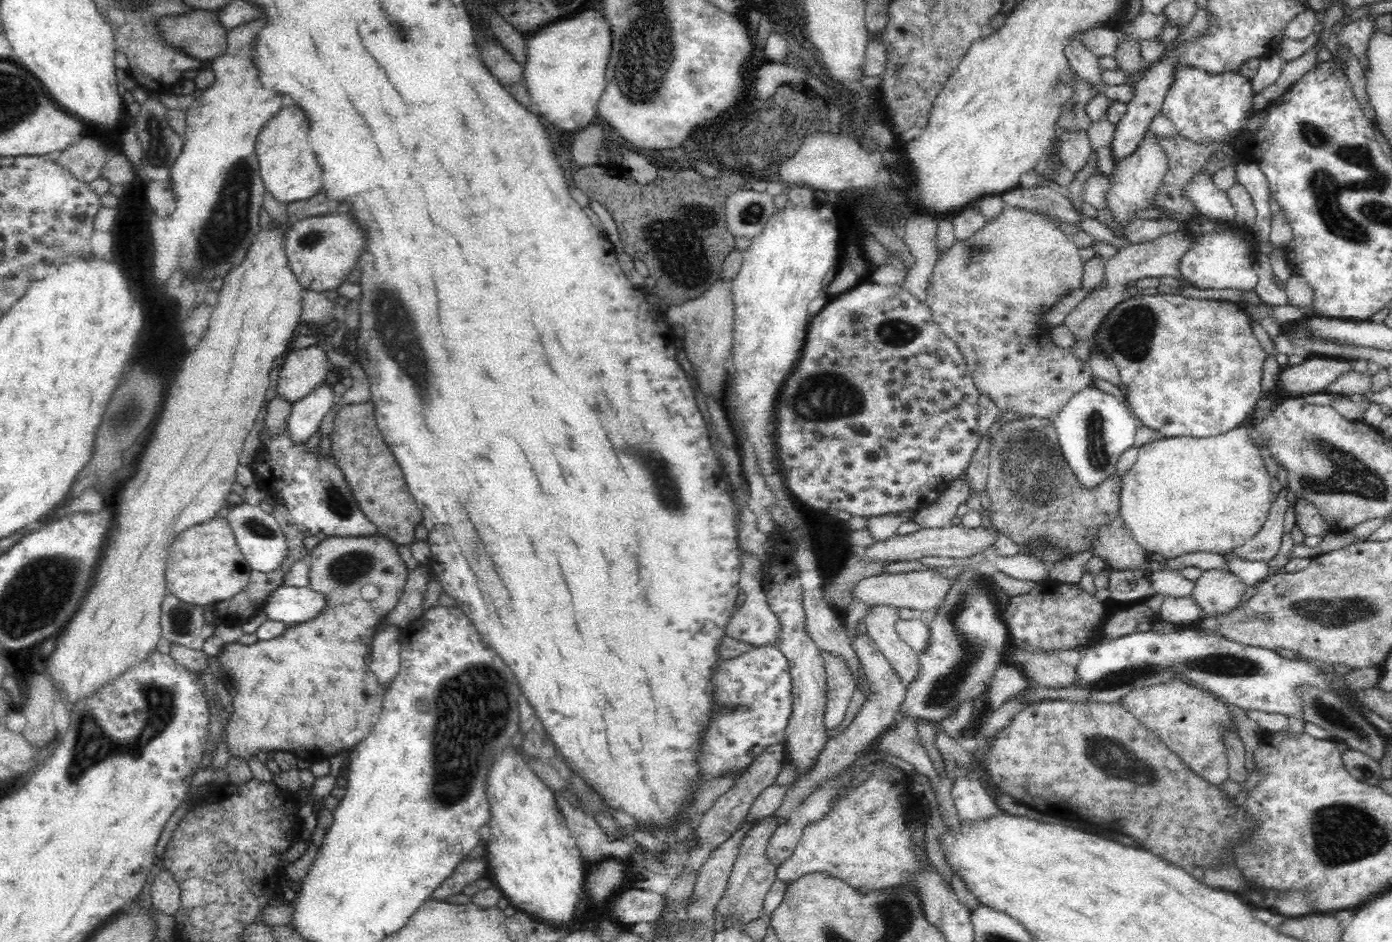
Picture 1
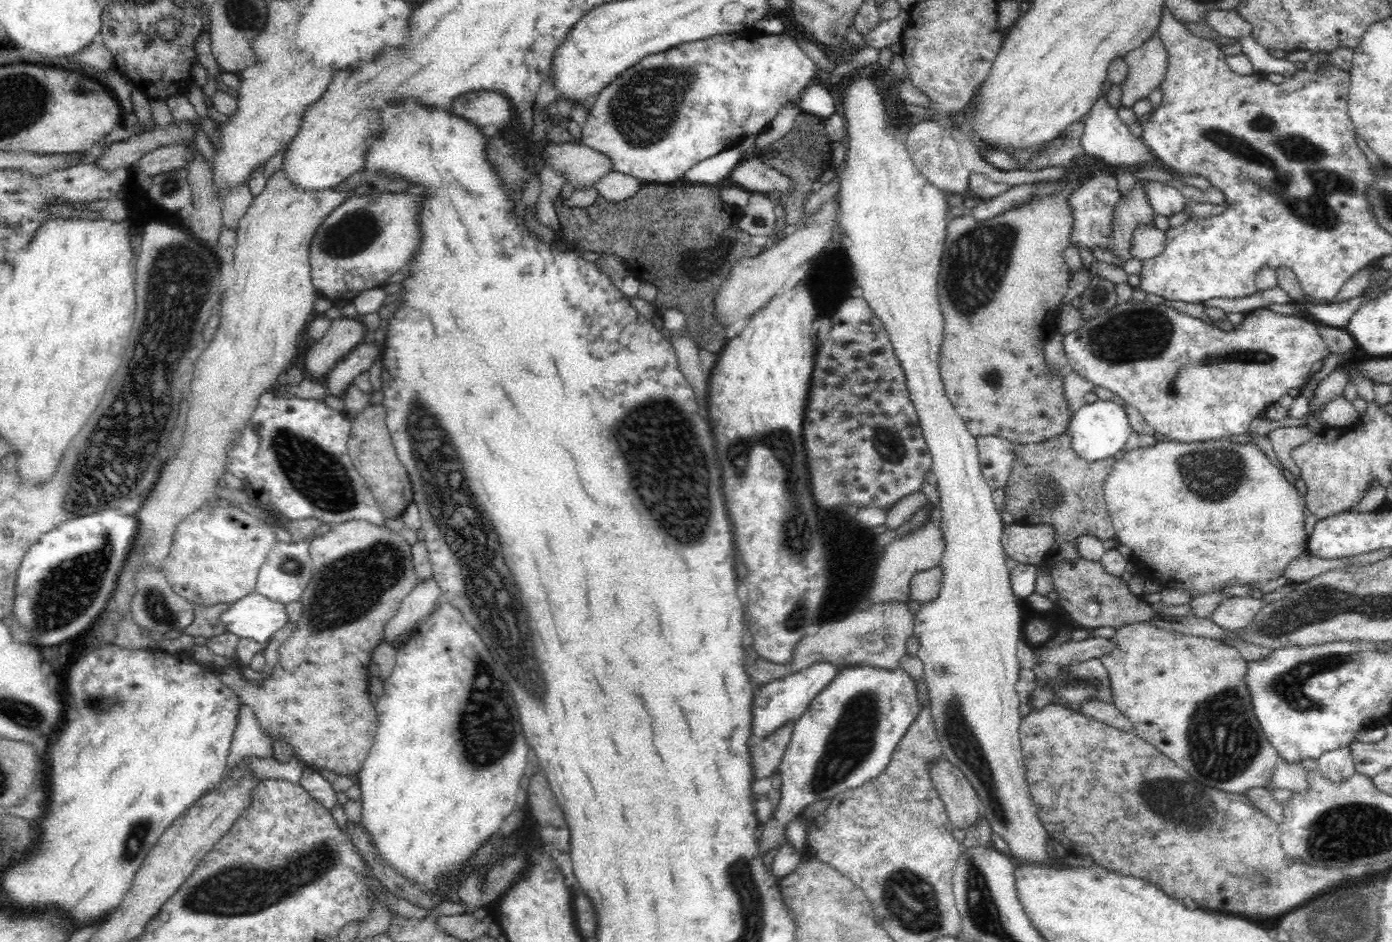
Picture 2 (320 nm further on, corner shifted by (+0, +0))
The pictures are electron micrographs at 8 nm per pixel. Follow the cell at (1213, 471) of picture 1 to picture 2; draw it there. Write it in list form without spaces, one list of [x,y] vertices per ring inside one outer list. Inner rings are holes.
[[[1224,438],[1203,442],[1156,442],[1147,447],[1136,447],[1128,451],[1121,460],[1115,462],[1114,469],[1106,477],[1104,484],[1104,497],[1111,516],[1114,529],[1114,538],[1118,545],[1126,544],[1131,550],[1131,560],[1133,560],[1138,571],[1146,578],[1152,576],[1162,584],[1168,584],[1170,588],[1181,590],[1188,593],[1191,598],[1198,595],[1207,595],[1210,593],[1224,593],[1226,588],[1234,586],[1252,586],[1256,583],[1258,586],[1271,580],[1279,579],[1285,576],[1285,570],[1294,564],[1300,556],[1308,552],[1307,540],[1304,523],[1304,510],[1307,504],[1305,496],[1300,495],[1296,486],[1291,484],[1281,470],[1267,458],[1258,445],[1234,444],[1226,441]]]

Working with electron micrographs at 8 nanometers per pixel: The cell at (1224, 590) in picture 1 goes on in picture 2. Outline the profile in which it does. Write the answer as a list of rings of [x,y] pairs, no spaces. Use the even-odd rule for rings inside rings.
[[[1230,597],[1220,602],[1213,612],[1213,622],[1227,630],[1238,633],[1252,625],[1255,616],[1263,609],[1264,602],[1254,597]]]

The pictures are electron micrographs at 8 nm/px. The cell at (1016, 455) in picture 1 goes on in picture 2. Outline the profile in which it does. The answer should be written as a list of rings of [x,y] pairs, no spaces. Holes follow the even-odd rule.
[[[1068,435],[1051,437],[1040,444],[1015,444],[1018,454],[1013,462],[1006,488],[1005,507],[1016,522],[1026,525],[1048,524],[1055,530],[1055,539],[1044,563],[1051,566],[1058,562],[1077,560],[1074,540],[1082,534],[1090,534],[1104,541],[1114,538],[1114,529],[1104,497],[1106,477],[1114,469],[1115,462],[1127,453],[1117,452],[1113,457],[1087,462],[1072,449]]]

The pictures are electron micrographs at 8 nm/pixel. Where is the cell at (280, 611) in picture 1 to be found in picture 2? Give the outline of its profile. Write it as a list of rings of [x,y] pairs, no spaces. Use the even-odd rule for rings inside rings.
[[[258,591],[251,592],[232,603],[228,610],[224,610],[220,616],[220,623],[226,627],[224,632],[232,633],[239,639],[252,639],[260,644],[266,644],[274,635],[288,624],[286,607],[278,601],[270,601],[268,597],[260,595]]]

